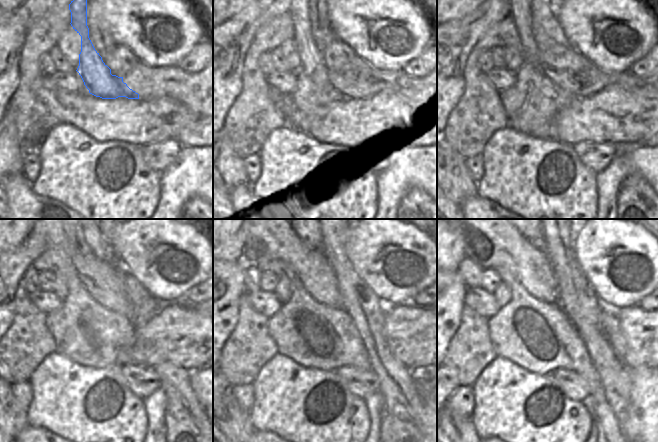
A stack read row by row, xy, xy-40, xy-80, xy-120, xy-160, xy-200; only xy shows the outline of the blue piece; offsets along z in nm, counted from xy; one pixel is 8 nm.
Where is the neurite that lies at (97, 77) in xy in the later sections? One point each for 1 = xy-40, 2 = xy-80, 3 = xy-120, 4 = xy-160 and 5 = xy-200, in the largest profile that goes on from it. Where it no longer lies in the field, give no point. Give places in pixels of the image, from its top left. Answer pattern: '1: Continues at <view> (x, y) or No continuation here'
1: Continues at xy-40 (313, 64)
2: Continues at xy-80 (521, 15)
3: Continues at xy-120 (114, 303)
4: Continues at xy-160 (336, 300)
5: Continues at xy-200 (552, 301).

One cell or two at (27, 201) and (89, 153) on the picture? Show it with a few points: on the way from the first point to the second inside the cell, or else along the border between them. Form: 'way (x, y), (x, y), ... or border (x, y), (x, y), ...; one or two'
border (30, 183), (31, 189), (36, 194), (57, 201); two

